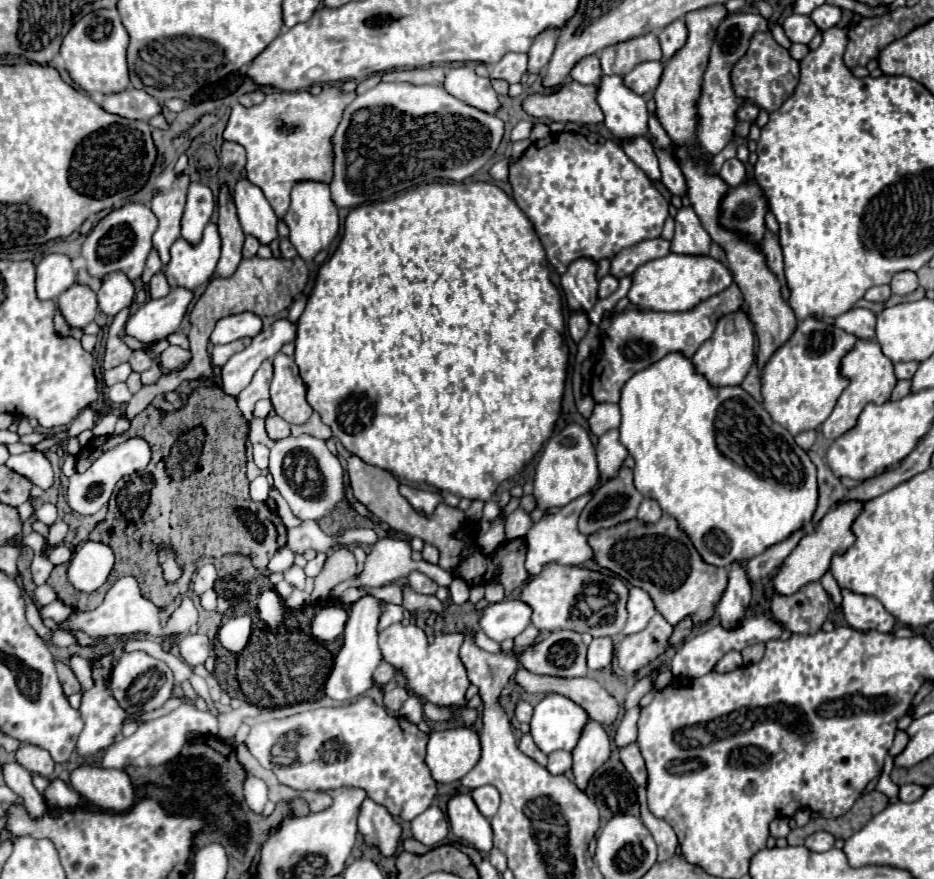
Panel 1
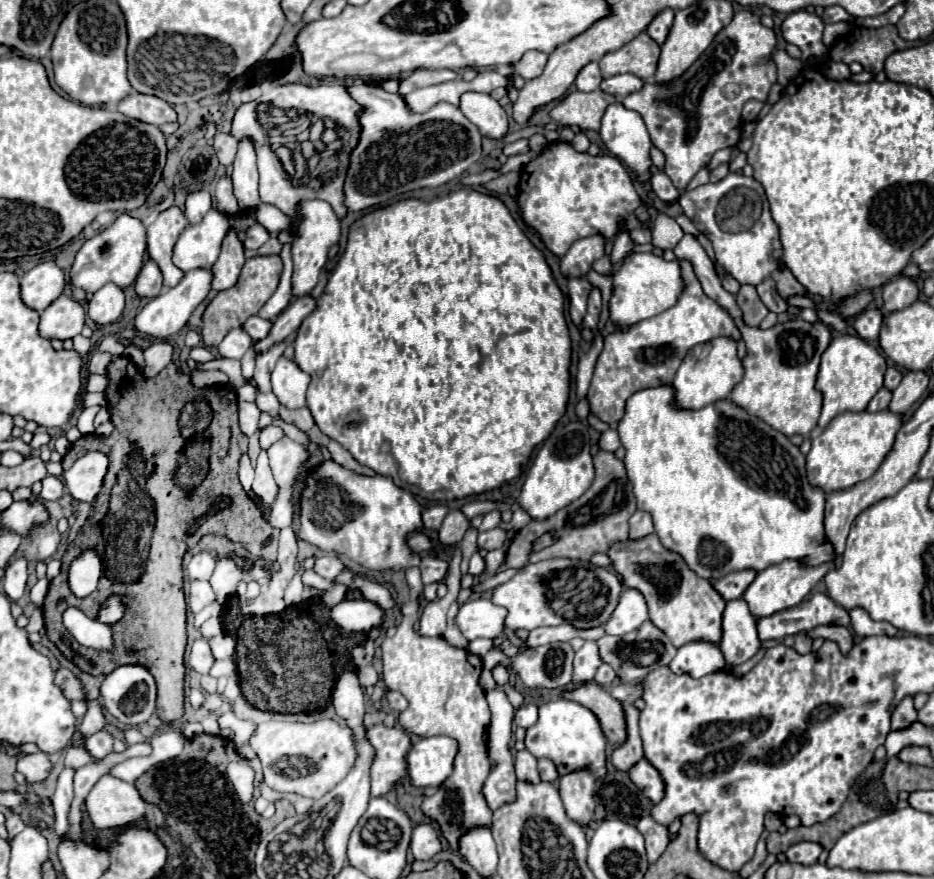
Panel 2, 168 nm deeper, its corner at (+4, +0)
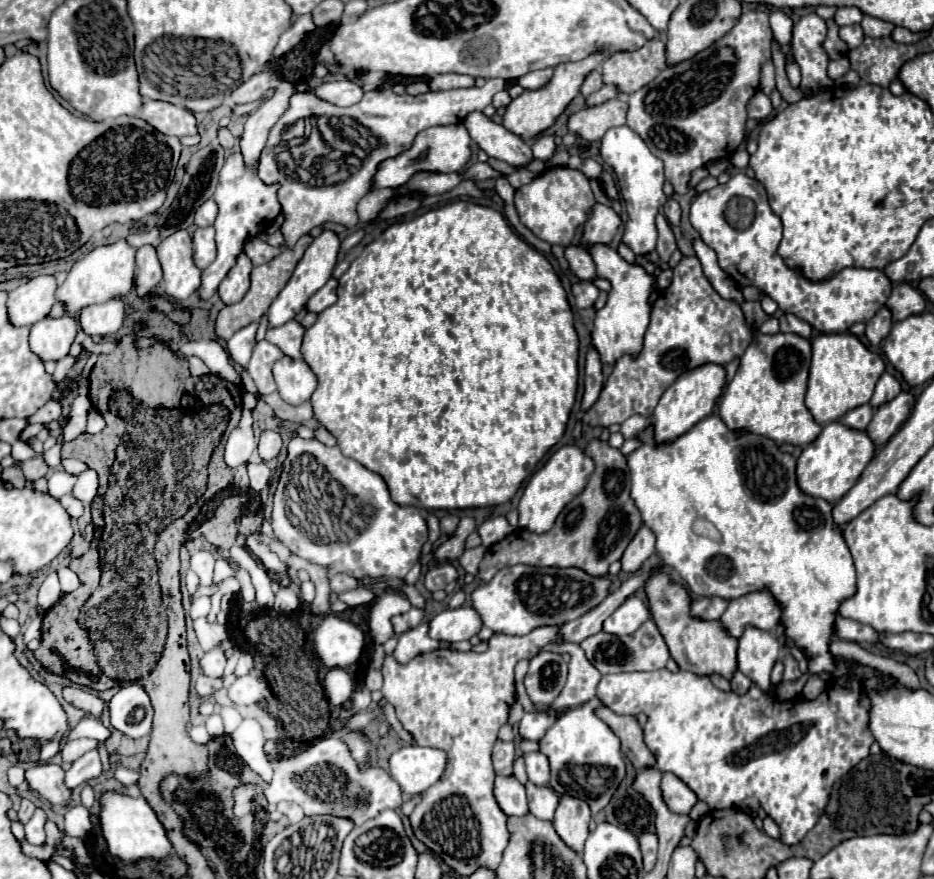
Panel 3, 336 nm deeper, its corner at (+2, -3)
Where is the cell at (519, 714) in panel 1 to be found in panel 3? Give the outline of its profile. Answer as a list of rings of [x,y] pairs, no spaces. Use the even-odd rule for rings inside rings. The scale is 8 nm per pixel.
[[[525,713],[519,723],[519,735],[529,741],[539,741],[551,725],[551,719],[547,713]]]

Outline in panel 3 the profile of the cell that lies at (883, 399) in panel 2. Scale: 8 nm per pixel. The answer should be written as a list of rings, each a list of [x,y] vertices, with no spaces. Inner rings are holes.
[[[867,403],[867,405],[861,405],[861,407],[849,411],[849,413],[843,415],[839,421],[841,421],[843,425],[847,425],[847,427],[853,427],[853,429],[865,429],[865,427],[871,423],[873,413],[875,413],[875,409]]]

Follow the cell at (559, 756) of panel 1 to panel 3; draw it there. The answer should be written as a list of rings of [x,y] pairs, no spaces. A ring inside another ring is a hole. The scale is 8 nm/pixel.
[[[527,753],[525,765],[527,765],[527,777],[531,783],[535,785],[549,783],[549,761],[543,753]]]

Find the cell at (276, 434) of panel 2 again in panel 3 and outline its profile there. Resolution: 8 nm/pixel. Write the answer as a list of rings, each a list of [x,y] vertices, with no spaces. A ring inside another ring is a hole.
[[[265,431],[261,435],[261,439],[259,439],[259,457],[263,461],[275,459],[279,455],[279,451],[281,451],[281,445],[283,445],[283,441],[281,441],[281,435],[279,433]]]

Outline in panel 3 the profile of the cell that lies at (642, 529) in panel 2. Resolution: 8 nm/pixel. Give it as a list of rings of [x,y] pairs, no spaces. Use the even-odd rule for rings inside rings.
[[[641,525],[641,529],[635,533],[635,537],[631,539],[631,543],[627,545],[627,549],[621,557],[623,571],[627,571],[627,573],[637,571],[643,565],[643,561],[647,557],[651,557],[653,553],[655,553],[655,535],[649,527]]]

